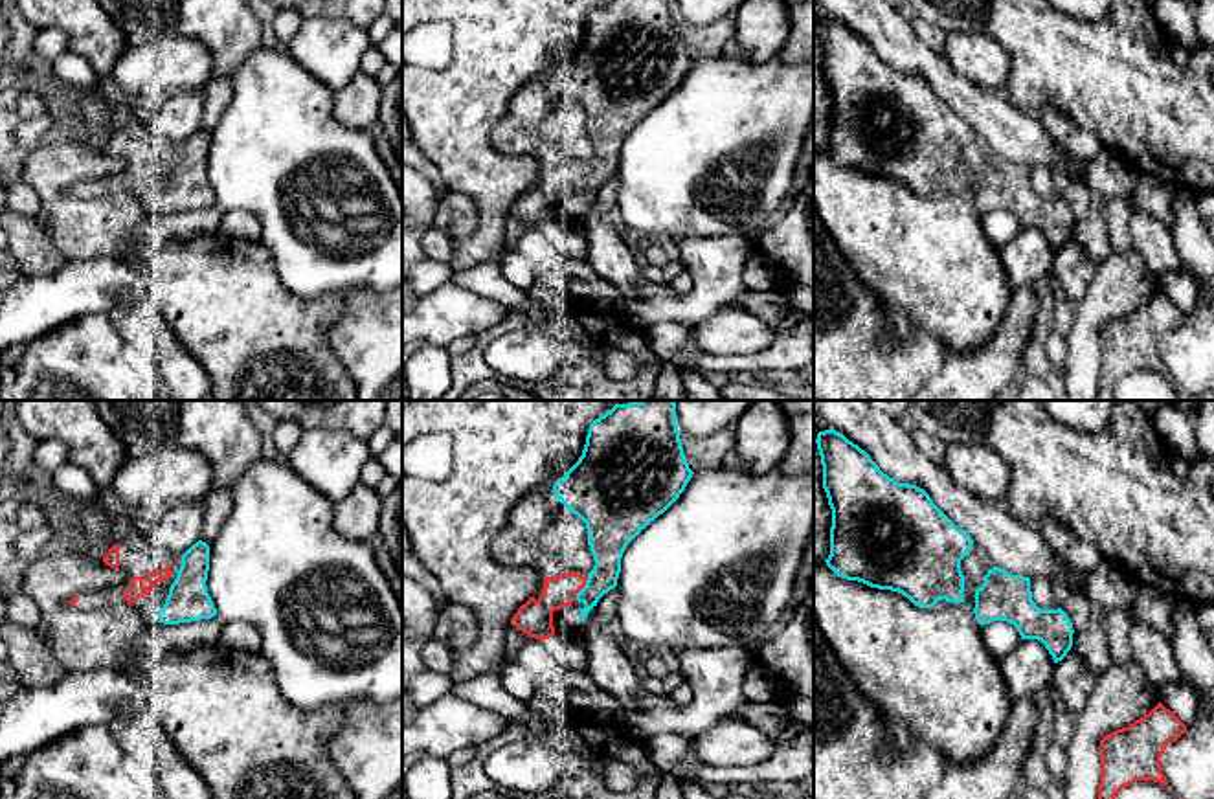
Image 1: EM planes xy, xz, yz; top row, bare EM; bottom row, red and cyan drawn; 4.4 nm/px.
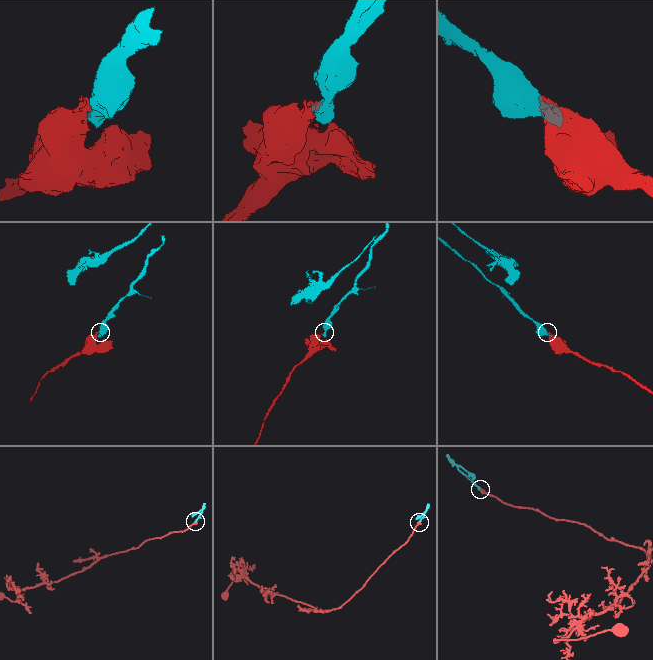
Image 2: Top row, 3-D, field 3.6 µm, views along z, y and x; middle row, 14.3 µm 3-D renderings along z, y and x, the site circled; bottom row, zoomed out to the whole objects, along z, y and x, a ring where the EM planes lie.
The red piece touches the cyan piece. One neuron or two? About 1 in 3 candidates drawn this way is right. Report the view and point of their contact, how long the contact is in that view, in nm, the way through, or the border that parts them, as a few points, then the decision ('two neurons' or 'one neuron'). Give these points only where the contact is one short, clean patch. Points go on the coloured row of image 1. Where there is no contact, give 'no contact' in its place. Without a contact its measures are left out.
meets red in xz at (583, 586); contact 120 nm long; one neuron

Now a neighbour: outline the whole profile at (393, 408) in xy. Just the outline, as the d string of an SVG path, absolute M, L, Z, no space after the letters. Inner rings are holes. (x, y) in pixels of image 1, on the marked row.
M386 400L384 424L395 437L402 437L402 400Z

